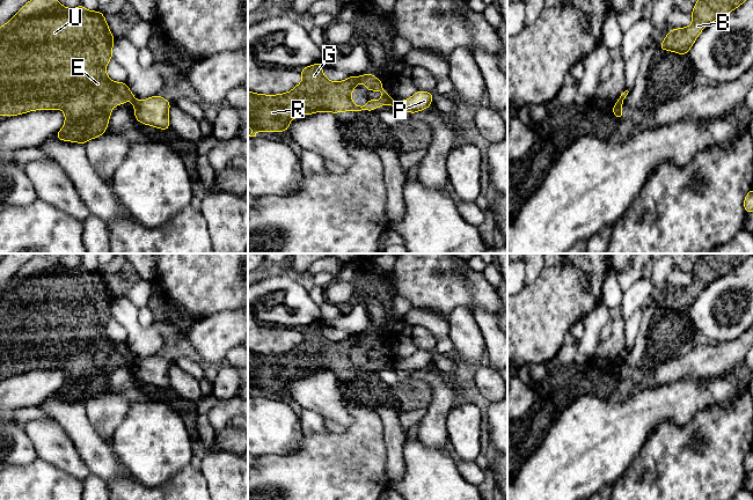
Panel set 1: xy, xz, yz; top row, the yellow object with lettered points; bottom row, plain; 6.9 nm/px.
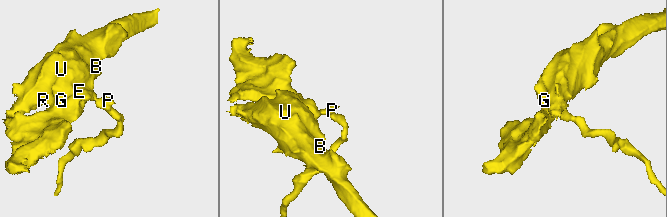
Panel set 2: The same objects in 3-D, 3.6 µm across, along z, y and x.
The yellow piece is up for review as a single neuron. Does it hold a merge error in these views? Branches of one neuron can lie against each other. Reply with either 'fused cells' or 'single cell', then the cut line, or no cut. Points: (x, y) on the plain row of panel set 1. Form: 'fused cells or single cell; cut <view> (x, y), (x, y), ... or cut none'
fused cells; cut xy (137, 360), (133, 364)

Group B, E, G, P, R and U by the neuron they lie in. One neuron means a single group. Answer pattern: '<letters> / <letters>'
B E G R U / P

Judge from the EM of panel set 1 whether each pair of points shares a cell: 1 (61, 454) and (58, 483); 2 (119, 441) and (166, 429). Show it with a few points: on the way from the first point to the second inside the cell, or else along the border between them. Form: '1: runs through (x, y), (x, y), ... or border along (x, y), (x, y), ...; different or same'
1: border along (37, 456), (82, 482); different
2: runs through (131, 441), (154, 441); same

